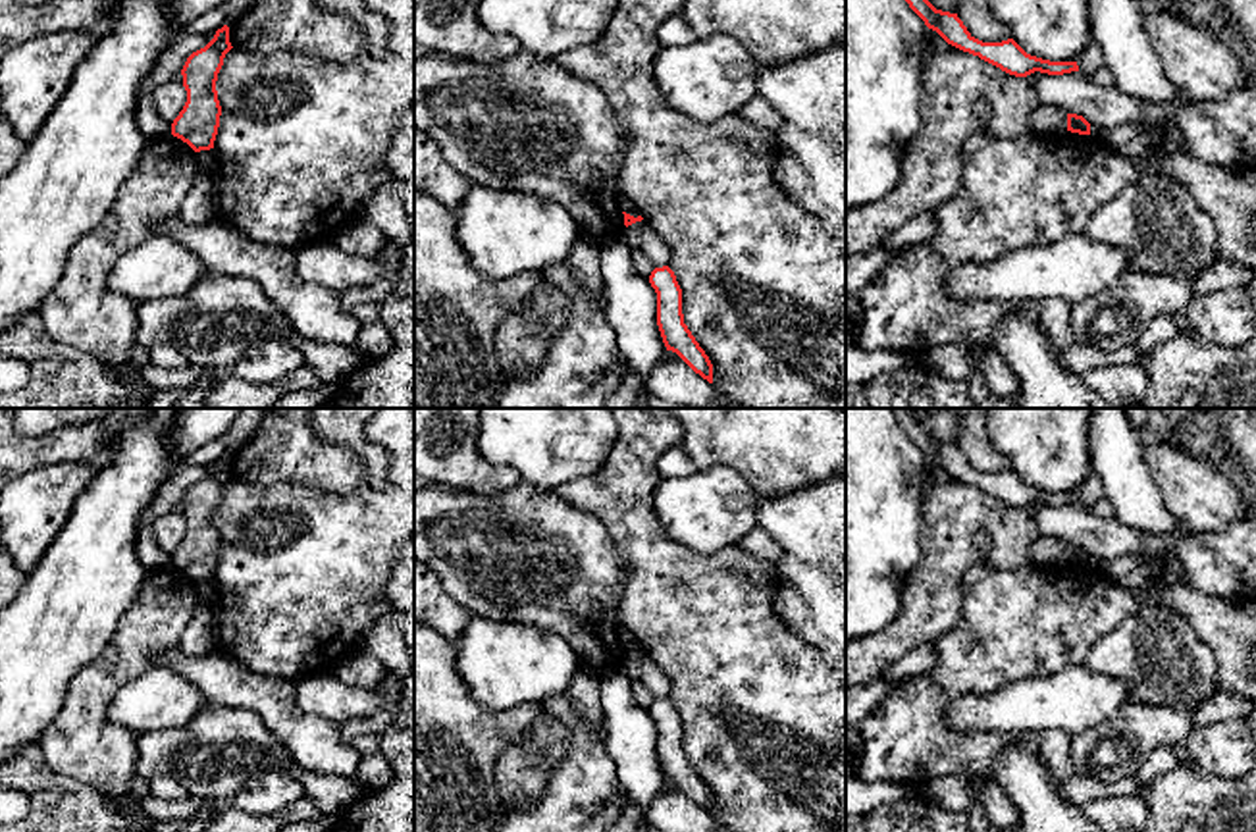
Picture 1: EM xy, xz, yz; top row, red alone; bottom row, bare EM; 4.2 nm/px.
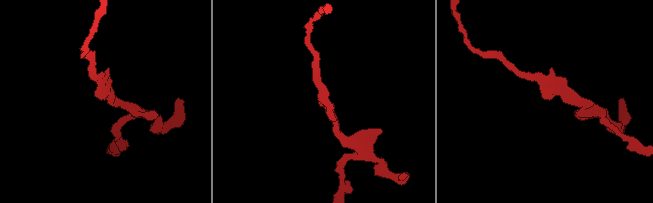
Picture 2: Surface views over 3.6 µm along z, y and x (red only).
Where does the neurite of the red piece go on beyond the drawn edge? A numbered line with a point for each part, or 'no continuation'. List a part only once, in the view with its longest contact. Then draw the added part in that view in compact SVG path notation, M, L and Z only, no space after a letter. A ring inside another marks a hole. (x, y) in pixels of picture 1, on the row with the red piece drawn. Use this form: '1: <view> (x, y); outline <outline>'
no continuation

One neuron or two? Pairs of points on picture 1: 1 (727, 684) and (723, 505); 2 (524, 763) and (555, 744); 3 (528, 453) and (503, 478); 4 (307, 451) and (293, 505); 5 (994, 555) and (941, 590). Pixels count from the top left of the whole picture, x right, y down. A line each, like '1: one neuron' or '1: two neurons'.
1: two neurons
2: one neuron
3: two neurons
4: two neurons
5: one neuron

